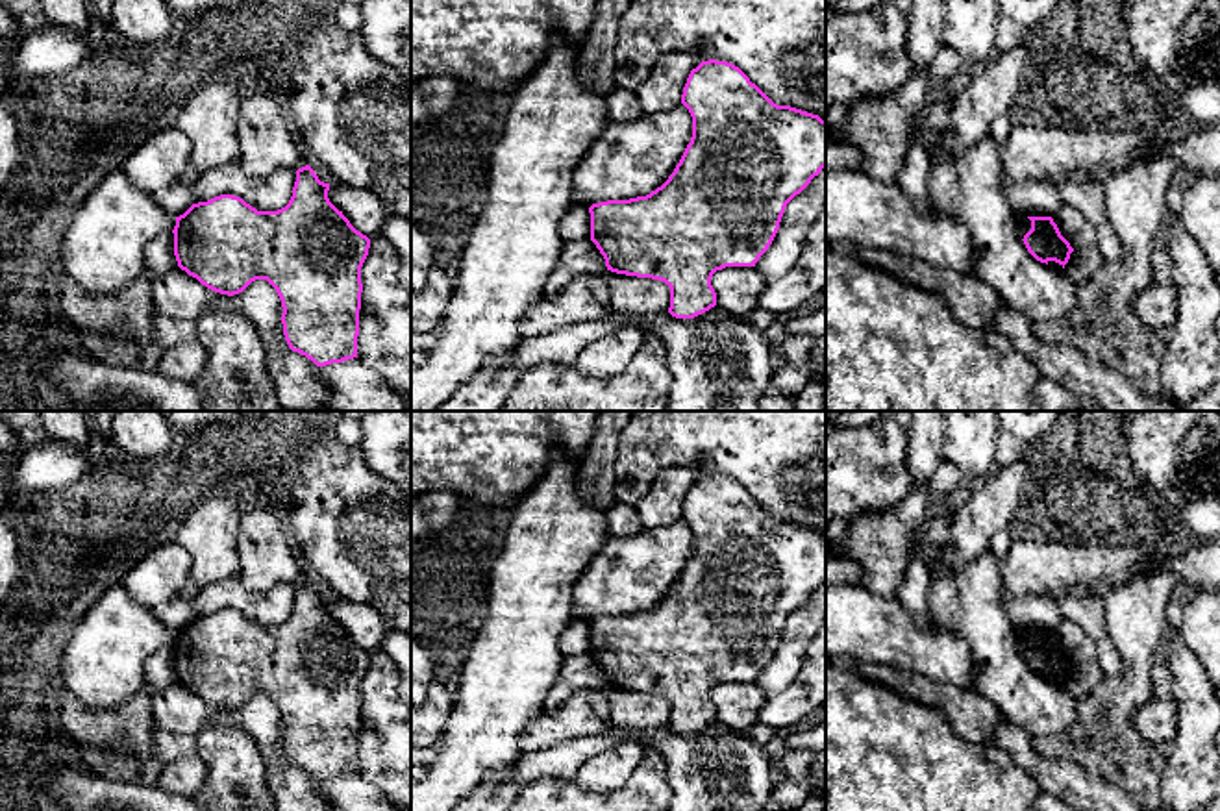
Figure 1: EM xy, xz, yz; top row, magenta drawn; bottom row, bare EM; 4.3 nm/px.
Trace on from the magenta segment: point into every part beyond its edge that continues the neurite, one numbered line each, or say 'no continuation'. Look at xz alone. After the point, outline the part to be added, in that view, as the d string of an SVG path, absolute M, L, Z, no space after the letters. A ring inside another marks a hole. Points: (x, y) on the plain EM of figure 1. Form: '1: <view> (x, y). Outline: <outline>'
no continuation

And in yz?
no continuation

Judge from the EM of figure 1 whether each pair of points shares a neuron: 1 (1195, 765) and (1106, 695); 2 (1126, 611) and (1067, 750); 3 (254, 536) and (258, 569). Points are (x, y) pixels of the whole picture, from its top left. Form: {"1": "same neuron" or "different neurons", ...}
{"1": "different neurons", "2": "same neuron", "3": "same neuron"}

